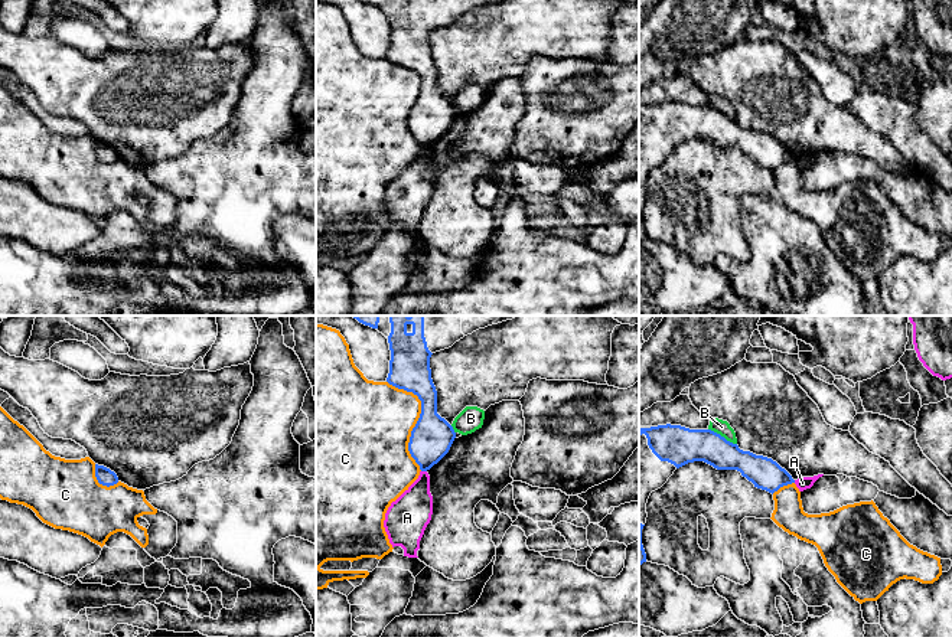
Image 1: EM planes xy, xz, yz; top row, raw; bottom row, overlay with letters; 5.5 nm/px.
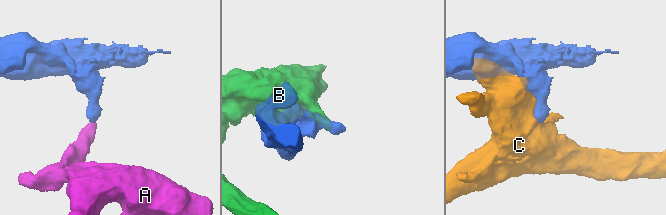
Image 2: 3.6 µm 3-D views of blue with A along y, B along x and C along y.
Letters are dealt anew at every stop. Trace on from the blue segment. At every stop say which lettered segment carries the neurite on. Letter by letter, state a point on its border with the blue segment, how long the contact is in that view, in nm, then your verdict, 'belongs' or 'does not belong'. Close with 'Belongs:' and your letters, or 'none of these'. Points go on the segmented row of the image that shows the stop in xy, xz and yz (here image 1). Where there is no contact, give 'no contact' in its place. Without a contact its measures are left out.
A: xz (424, 470) | 30 nm | does not belong
B: yz (723, 437) | 180 nm | does not belong
C: xz (419, 418) | 550 nm | does not belong
Belongs: none of these

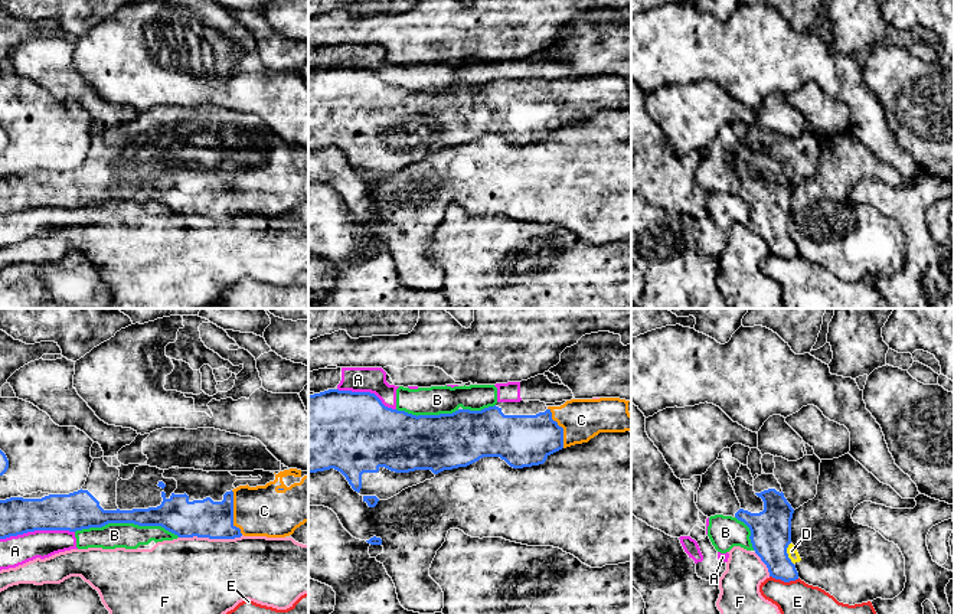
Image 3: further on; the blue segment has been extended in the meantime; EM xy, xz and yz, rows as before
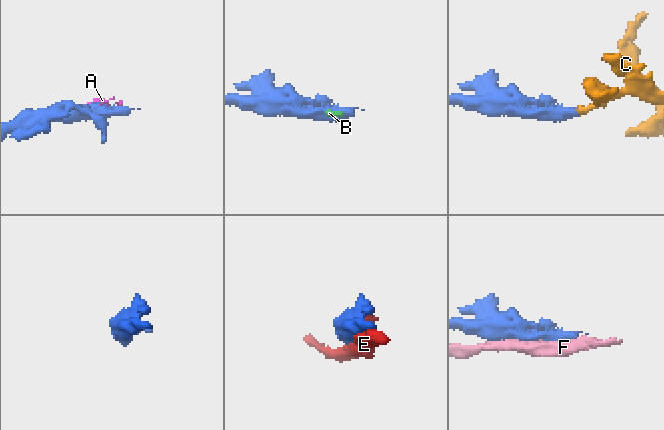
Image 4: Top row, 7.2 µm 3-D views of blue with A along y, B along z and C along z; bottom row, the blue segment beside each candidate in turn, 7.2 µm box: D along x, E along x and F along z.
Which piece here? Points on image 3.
A: xy (36, 529) | 420 nm | does not belong
B: xy (127, 522) | 600 nm | does not belong
C: xy (232, 512) | 260 nm | belongs
D: yz (787, 554) | 130 nm | does not belong
E: yz (784, 581) | 170 nm | does not belong
F: xy (211, 538) | 360 nm | does not belong
Belongs: C

